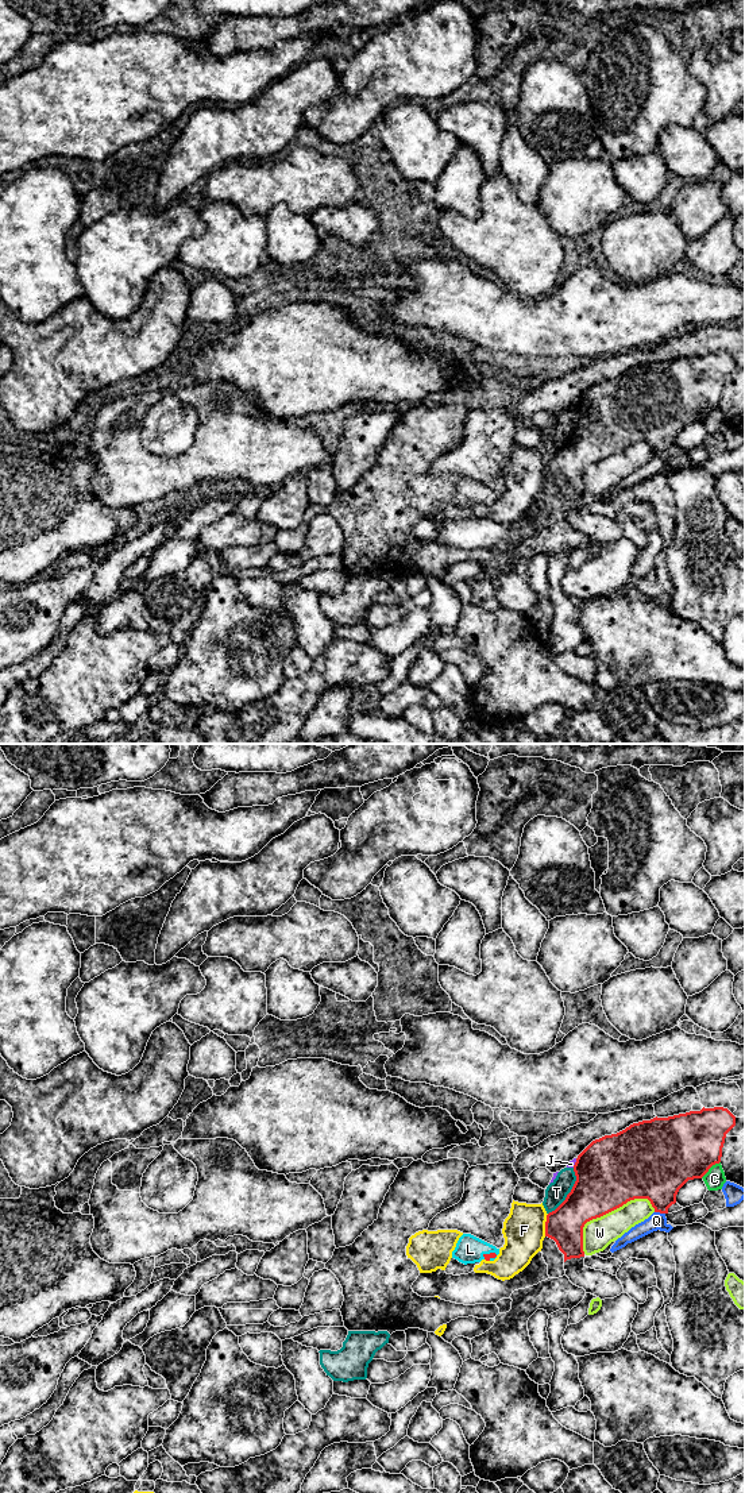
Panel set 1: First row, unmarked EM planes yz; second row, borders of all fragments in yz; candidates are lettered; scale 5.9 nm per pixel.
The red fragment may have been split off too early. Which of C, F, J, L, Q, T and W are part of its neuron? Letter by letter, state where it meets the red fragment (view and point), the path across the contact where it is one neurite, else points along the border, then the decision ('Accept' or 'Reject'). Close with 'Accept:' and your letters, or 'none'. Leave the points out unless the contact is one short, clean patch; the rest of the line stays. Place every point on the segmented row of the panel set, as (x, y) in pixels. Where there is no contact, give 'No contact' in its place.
C: Touches red at yz (710, 1166). Reject
F: Touches red at yz (545, 1225). Reject
J: Touches red at yz (575, 1162). Reject
L: Touches red at yz (490, 1253). Path across: yz (487, 1257), (490, 1253), (470, 1249). Accept
Q: Touches red at yz (660, 1212). Boundary: yz (655, 1211), (664, 1214). Reject
T: Touches red at yz (570, 1192). Reject
W: Touches red at yz (603, 1214). Reject
Accept: L

